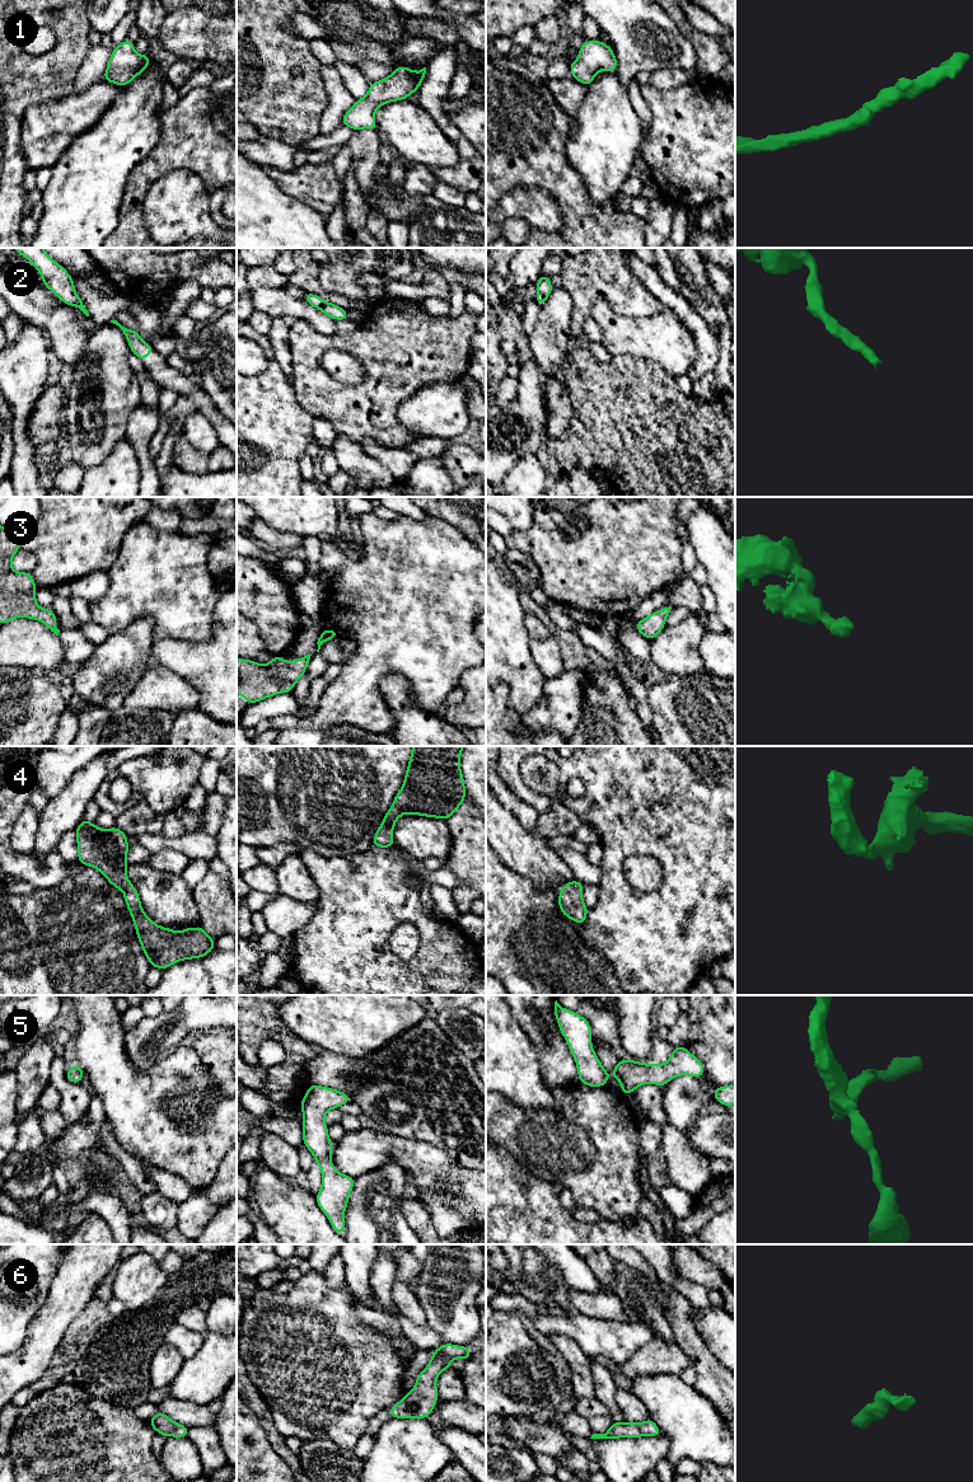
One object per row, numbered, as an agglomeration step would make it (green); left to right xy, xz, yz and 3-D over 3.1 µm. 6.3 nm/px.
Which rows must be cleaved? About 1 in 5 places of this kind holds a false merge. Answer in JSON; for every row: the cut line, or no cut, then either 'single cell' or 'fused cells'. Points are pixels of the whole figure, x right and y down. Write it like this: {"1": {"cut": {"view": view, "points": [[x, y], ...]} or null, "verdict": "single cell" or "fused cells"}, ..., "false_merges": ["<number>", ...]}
{"1": {"cut": null, "verdict": "single cell"}, "2": {"cut": null, "verdict": "single cell"}, "3": {"cut": null, "verdict": "single cell"}, "4": {"cut": null, "verdict": "single cell"}, "5": {"cut": null, "verdict": "single cell"}, "6": {"cut": null, "verdict": "single cell"}, "false_merges": []}

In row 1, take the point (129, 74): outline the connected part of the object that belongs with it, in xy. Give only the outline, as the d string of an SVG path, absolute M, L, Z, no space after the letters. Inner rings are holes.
M125 39L113 48L103 80L125 86L149 69L149 62L149 55L137 53L134 48L134 42Z

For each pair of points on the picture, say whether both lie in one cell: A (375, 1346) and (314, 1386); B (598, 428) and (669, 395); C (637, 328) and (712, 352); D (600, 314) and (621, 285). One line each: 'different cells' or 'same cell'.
A: same cell
B: same cell
C: different cells
D: different cells

